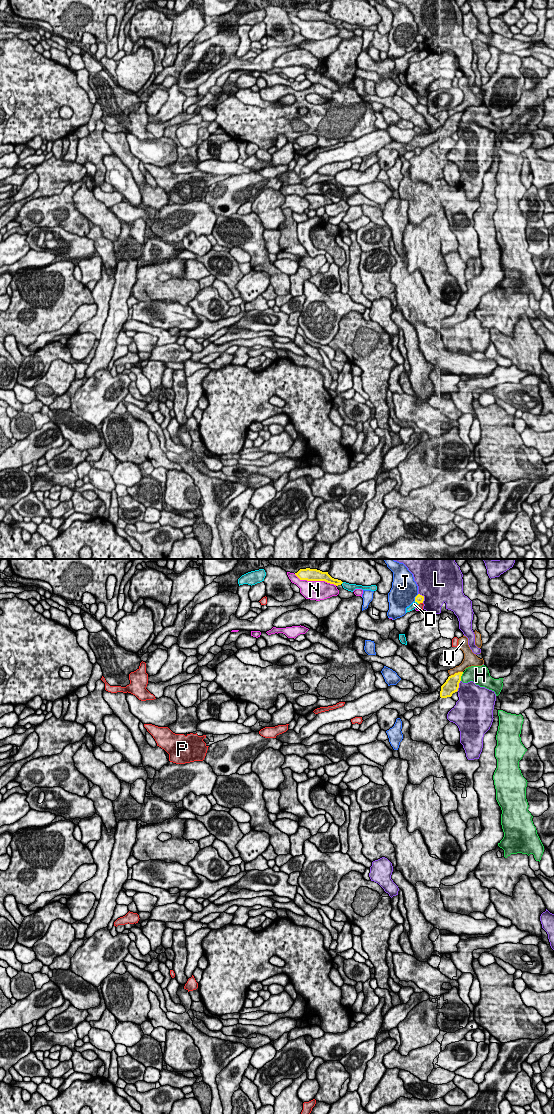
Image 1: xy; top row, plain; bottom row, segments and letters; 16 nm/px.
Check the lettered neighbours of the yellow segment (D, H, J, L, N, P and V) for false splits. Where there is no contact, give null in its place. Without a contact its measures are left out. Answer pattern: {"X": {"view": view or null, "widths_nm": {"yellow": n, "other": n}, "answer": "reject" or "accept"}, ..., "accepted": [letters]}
{"D": {"view": "xy", "widths_nm": {"yellow": 130, "other": 90}, "answer": "reject"}, "H": {"view": "xy", "widths_nm": {"yellow": 240, "other": 260}, "answer": "reject"}, "J": {"view": "xy", "widths_nm": {"yellow": 130, "other": 420}, "answer": "reject"}, "L": {"view": "xy", "widths_nm": {"yellow": 130, "other": 480}, "answer": "reject"}, "N": {"view": "xy", "widths_nm": {"yellow": 200, "other": 320}, "answer": "reject"}, "P": {"view": "xy", "widths_nm": {"yellow": 130, "other": 70}, "answer": "reject"}, "V": {"view": "xy", "widths_nm": {"yellow": 240, "other": 160}, "answer": "reject"}, "accepted": []}

